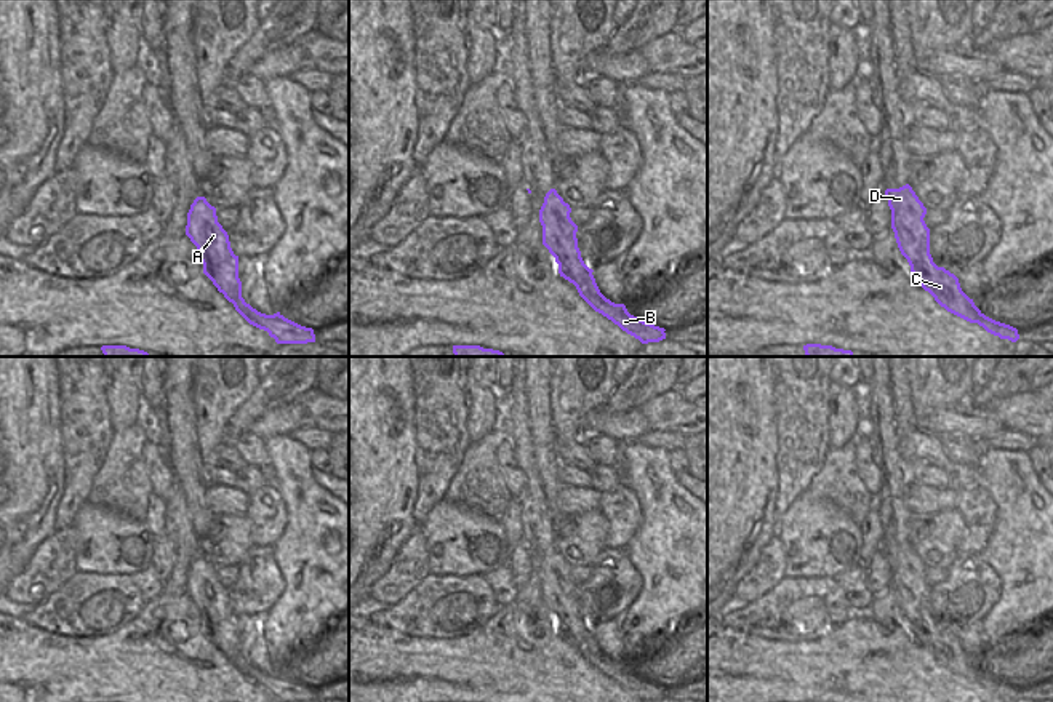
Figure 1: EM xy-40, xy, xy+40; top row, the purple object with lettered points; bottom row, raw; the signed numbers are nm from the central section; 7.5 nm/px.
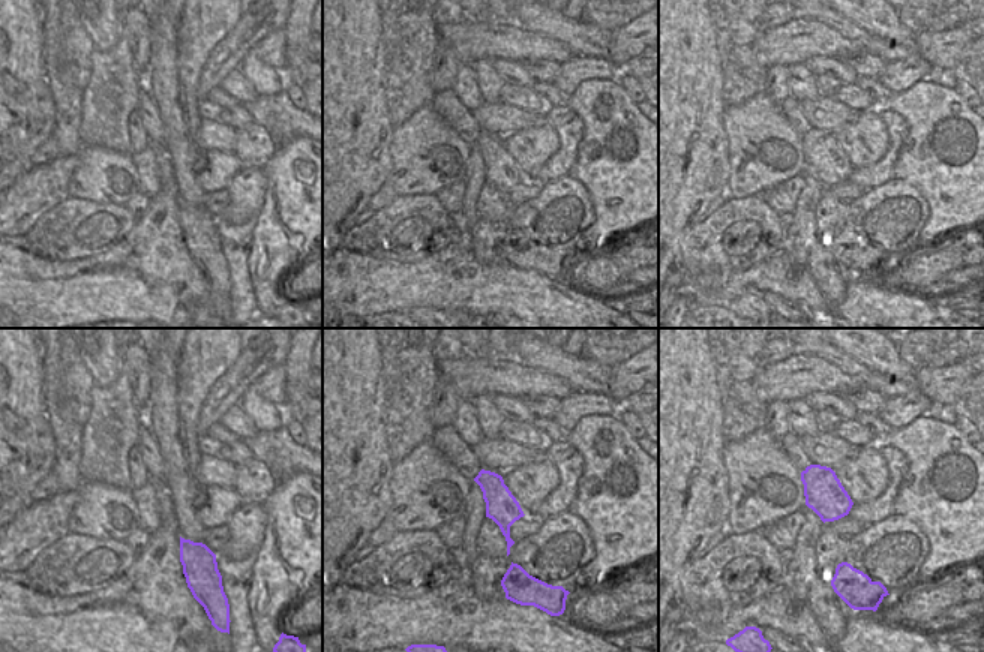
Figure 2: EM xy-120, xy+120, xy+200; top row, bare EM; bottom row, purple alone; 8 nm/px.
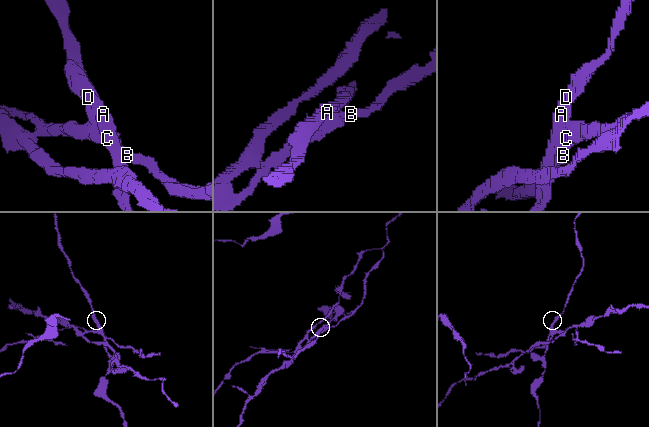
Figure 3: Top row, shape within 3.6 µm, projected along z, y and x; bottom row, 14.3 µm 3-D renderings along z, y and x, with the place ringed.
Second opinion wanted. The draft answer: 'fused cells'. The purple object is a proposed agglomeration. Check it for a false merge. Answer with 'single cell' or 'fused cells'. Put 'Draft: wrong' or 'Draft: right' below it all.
fused cells
Draft: right

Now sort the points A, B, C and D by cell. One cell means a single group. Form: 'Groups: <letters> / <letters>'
Groups: A D / B C

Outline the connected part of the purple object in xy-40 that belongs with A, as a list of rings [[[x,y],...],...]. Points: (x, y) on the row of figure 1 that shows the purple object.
[[[197,197],[187,213],[186,235],[198,248],[203,273],[229,302],[242,297],[238,256],[234,254],[227,232],[218,222],[216,208]]]

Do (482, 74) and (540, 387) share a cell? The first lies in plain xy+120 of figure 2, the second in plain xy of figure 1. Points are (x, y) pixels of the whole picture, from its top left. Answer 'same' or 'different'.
different

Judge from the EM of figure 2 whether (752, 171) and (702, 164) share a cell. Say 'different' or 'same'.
different

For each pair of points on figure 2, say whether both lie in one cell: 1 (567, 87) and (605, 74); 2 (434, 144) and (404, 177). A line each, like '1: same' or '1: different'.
1: same
2: same

